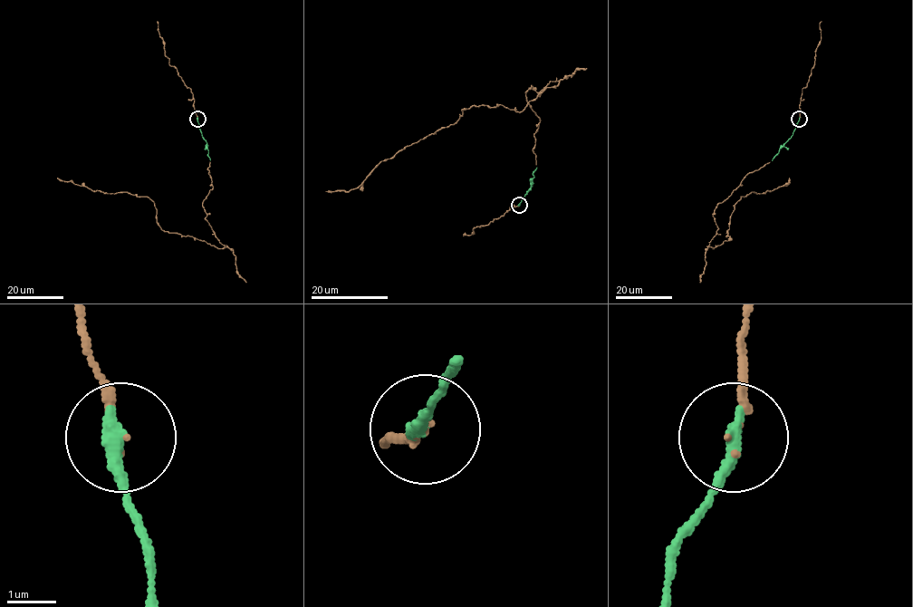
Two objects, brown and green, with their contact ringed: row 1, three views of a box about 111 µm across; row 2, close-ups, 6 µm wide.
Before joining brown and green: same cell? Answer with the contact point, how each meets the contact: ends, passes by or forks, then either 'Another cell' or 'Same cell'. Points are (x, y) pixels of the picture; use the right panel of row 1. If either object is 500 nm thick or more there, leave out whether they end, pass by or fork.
Place: (799, 119). At the ring brown ends. At the ring green ends. Same cell

